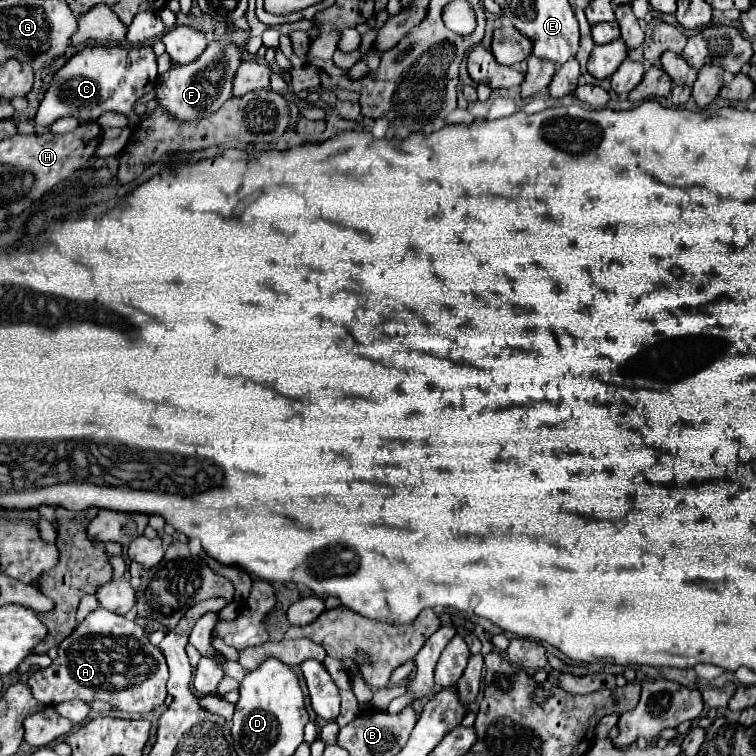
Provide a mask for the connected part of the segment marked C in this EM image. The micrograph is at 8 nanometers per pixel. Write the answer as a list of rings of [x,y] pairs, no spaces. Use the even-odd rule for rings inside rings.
[[[84,46],[76,52],[54,76],[38,106],[36,124],[50,126],[58,118],[72,116],[76,120],[98,120],[102,112],[118,112],[130,120],[130,126],[138,124],[134,112],[136,100],[150,92],[158,84],[156,54],[150,46],[144,48],[120,48],[120,46]]]

